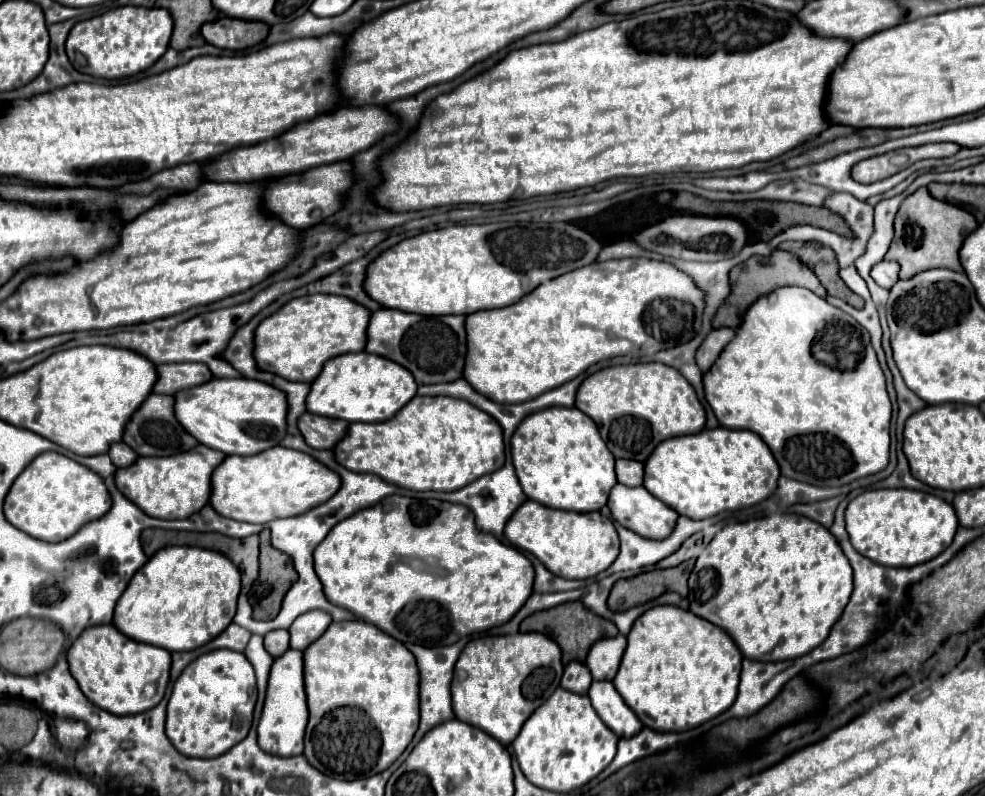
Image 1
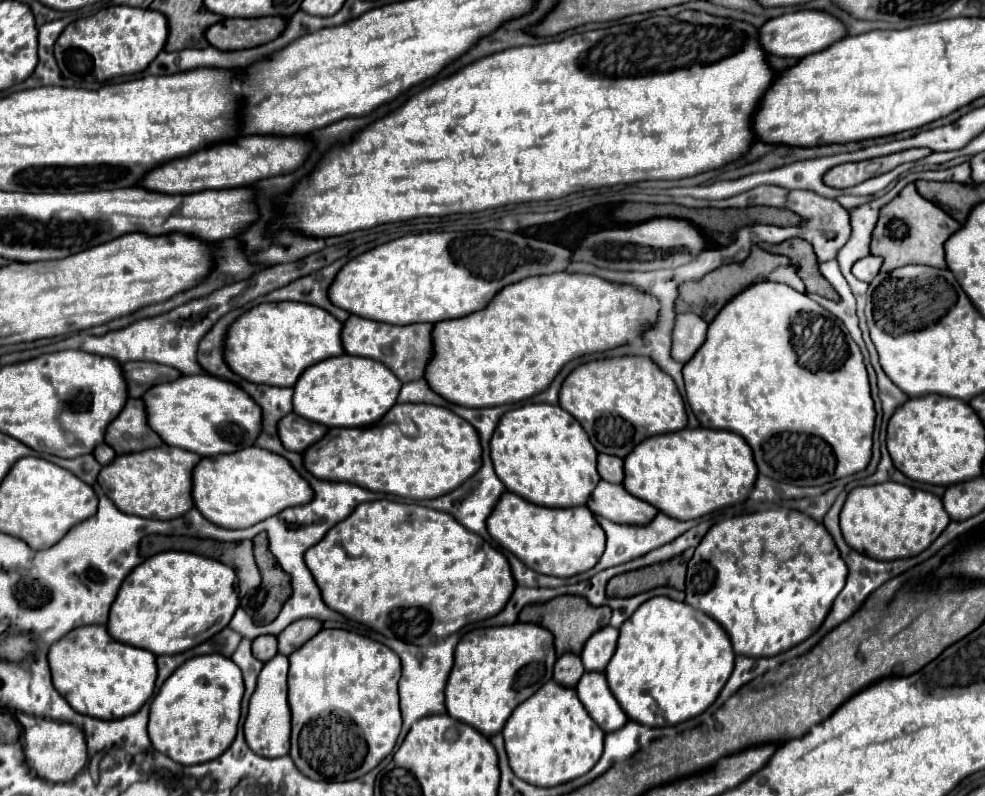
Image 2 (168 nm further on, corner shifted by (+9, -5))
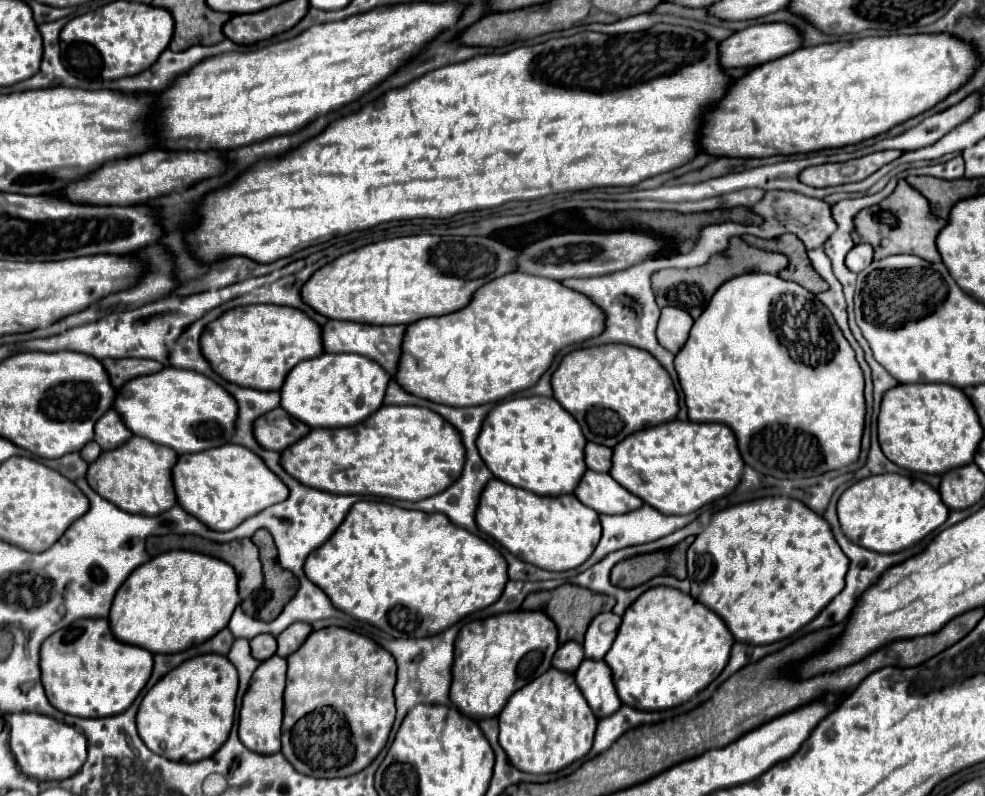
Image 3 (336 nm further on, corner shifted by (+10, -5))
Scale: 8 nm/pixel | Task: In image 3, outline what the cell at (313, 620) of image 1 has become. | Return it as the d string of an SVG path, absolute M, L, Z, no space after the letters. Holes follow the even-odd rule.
M293 623L291 627L287 627L281 635L277 635L277 645L279 645L277 655L289 657L291 653L295 653L311 631L313 627L309 623Z

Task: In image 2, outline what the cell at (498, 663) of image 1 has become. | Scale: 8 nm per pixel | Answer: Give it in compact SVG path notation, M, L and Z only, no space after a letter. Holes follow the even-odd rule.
M514 623L504 627L472 629L462 635L456 647L456 661L446 685L448 715L468 723L486 737L494 735L502 731L516 705L526 701L552 677L554 663L554 637L540 625Z

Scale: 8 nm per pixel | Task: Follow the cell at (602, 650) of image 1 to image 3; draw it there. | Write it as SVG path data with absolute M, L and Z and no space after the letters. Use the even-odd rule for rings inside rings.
M615 613L597 615L591 621L585 635L585 643L583 643L585 659L601 661L617 637L619 625L621 625L621 617L617 617Z

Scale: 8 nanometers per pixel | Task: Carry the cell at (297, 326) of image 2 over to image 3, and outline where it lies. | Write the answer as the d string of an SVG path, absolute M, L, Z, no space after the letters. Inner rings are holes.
M247 305L223 313L207 325L201 335L201 351L223 379L241 387L279 391L289 371L305 361L323 355L321 325L307 313L285 305Z

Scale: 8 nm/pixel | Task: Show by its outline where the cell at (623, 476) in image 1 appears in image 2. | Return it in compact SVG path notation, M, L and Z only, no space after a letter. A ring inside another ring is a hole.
M604 453L598 455L598 473L604 481L622 483L624 479L624 463L618 457L606 457Z

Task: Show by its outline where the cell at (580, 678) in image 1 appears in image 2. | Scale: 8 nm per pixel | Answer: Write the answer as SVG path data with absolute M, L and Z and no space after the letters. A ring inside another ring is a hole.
M564 653L562 657L558 657L554 665L554 681L564 687L576 687L582 673L584 673L582 661L574 653Z

